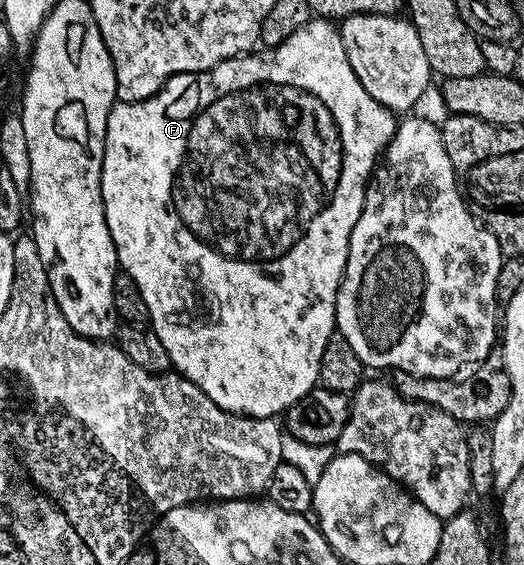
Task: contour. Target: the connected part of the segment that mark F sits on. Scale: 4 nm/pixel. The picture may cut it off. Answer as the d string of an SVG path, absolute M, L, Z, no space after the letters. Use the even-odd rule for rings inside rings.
M323 17L311 18L308 23L302 25L300 29L292 33L290 37L282 41L281 44L278 44L277 47L260 49L243 57L227 59L218 65L214 65L208 71L201 71L199 73L187 71L181 75L175 75L166 80L164 86L156 94L137 103L121 103L119 101L113 103L112 112L108 114L108 128L106 129L106 141L104 142L102 201L104 202L104 207L116 207L116 211L112 211L112 224L108 228L110 229L110 237L116 246L116 262L119 270L128 274L138 287L138 292L141 293L146 303L146 308L149 310L148 323L150 324L150 331L157 335L158 341L162 343L163 348L168 352L171 366L179 374L183 375L185 379L189 379L194 385L198 385L198 389L202 389L202 393L206 393L210 397L210 401L215 403L223 401L227 404L226 410L232 415L246 415L249 419L270 419L283 416L288 408L294 406L298 400L306 398L317 386L323 353L326 352L327 343L333 339L334 332L336 331L336 298L338 297L340 283L344 279L344 270L346 269L348 250L350 249L350 233L354 233L354 225L358 225L358 219L362 213L364 189L368 186L368 180L372 172L376 170L378 160L383 156L384 148L391 143L396 135L397 126L397 116L385 109L378 101L374 101L374 97L370 97L370 93L366 93L366 89L362 89L362 81L358 81L354 69L350 69L350 61L346 57L346 49L344 48L344 42L340 36L337 24ZM170 205L173 206L175 212L172 213L172 219L166 219L164 213ZM140 209L154 209L158 213L154 217L142 217L140 216ZM247 335L248 371L240 364L240 339L246 338ZM247 391L248 403L232 403L235 399L242 398Z

